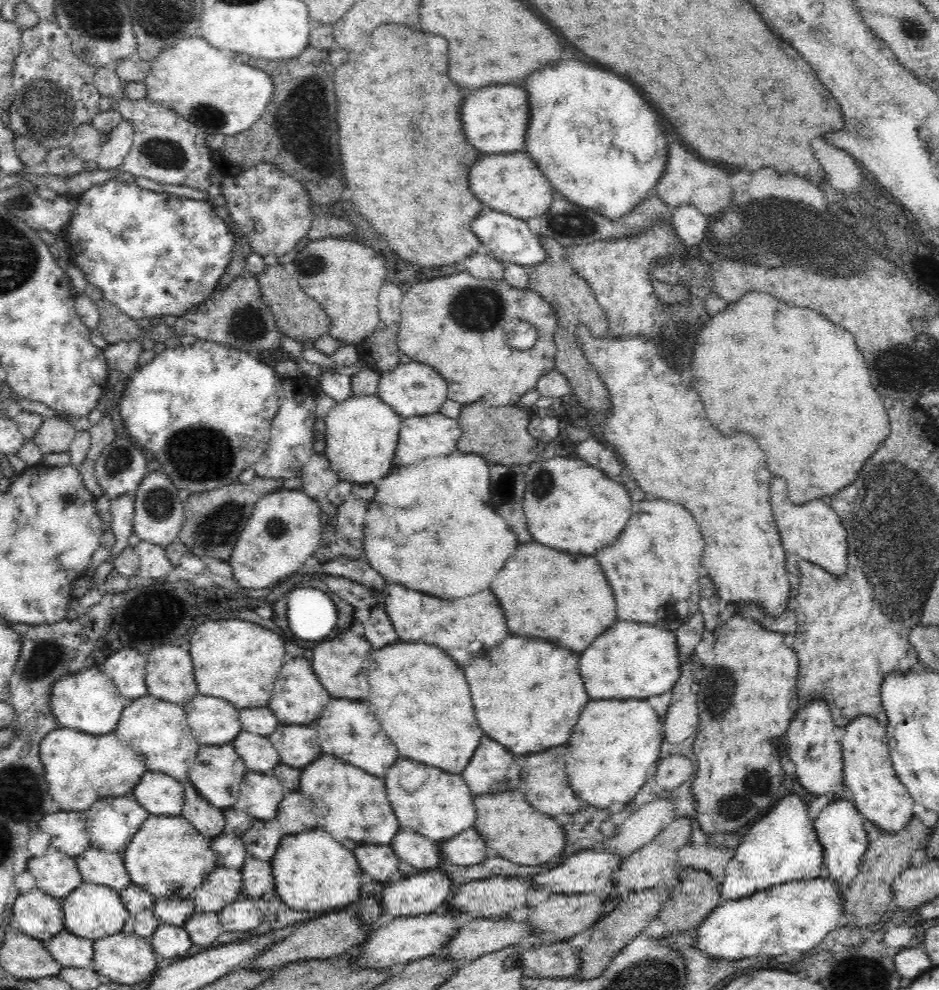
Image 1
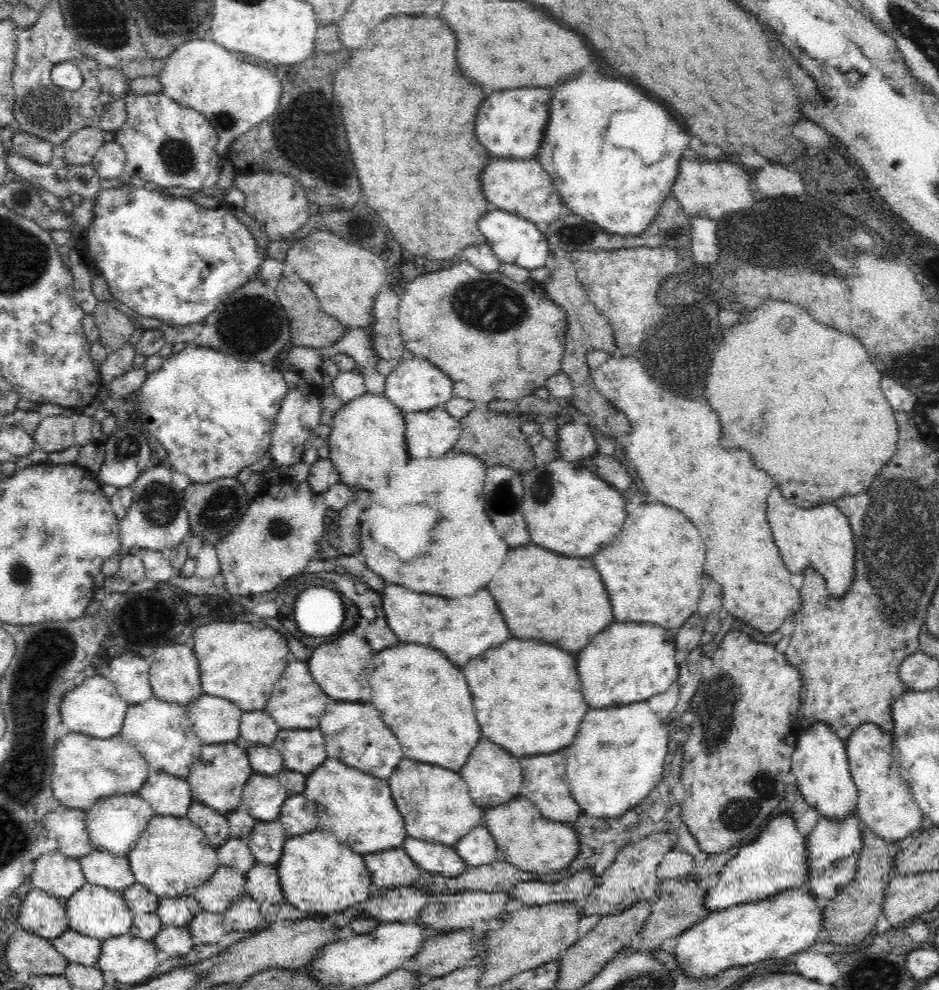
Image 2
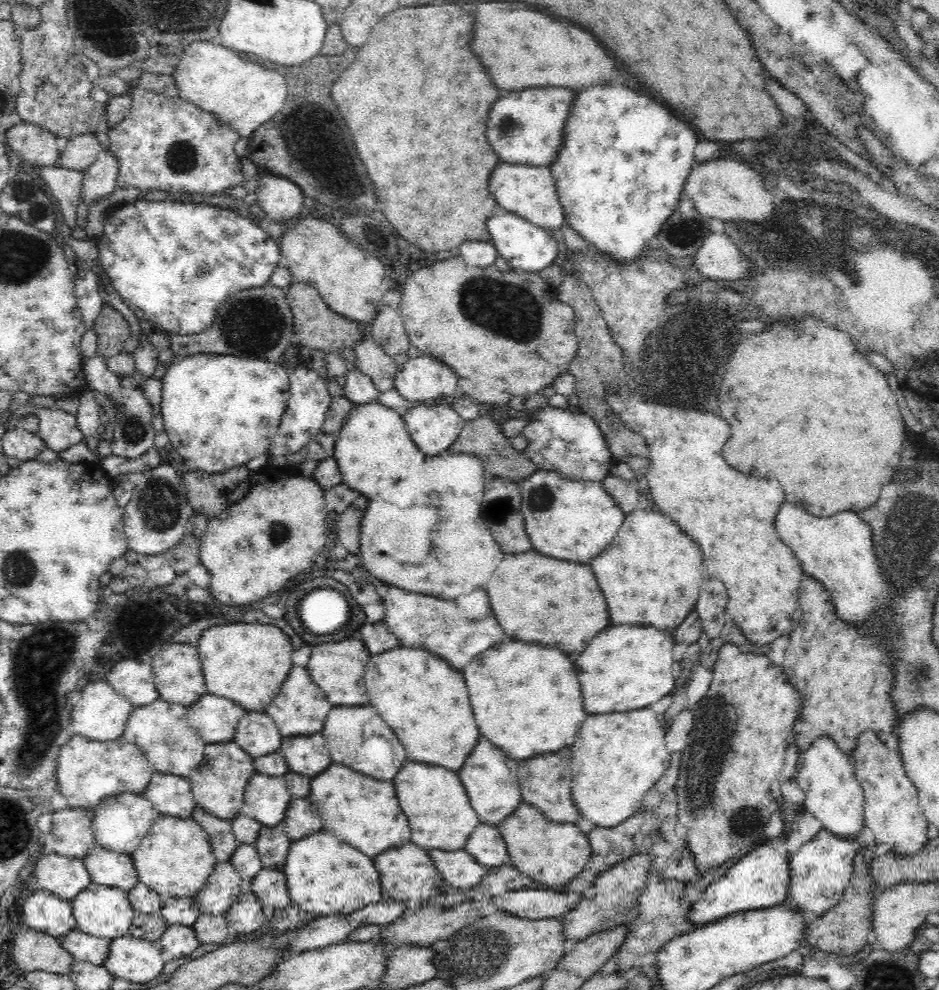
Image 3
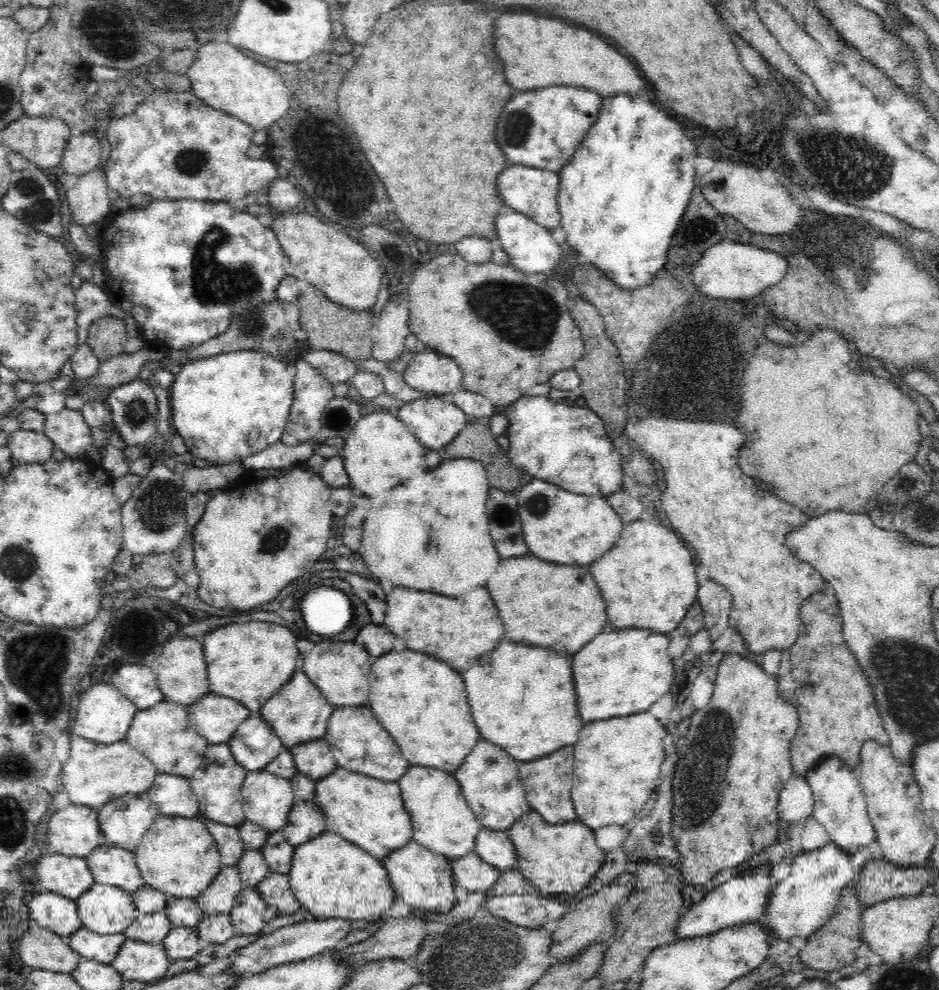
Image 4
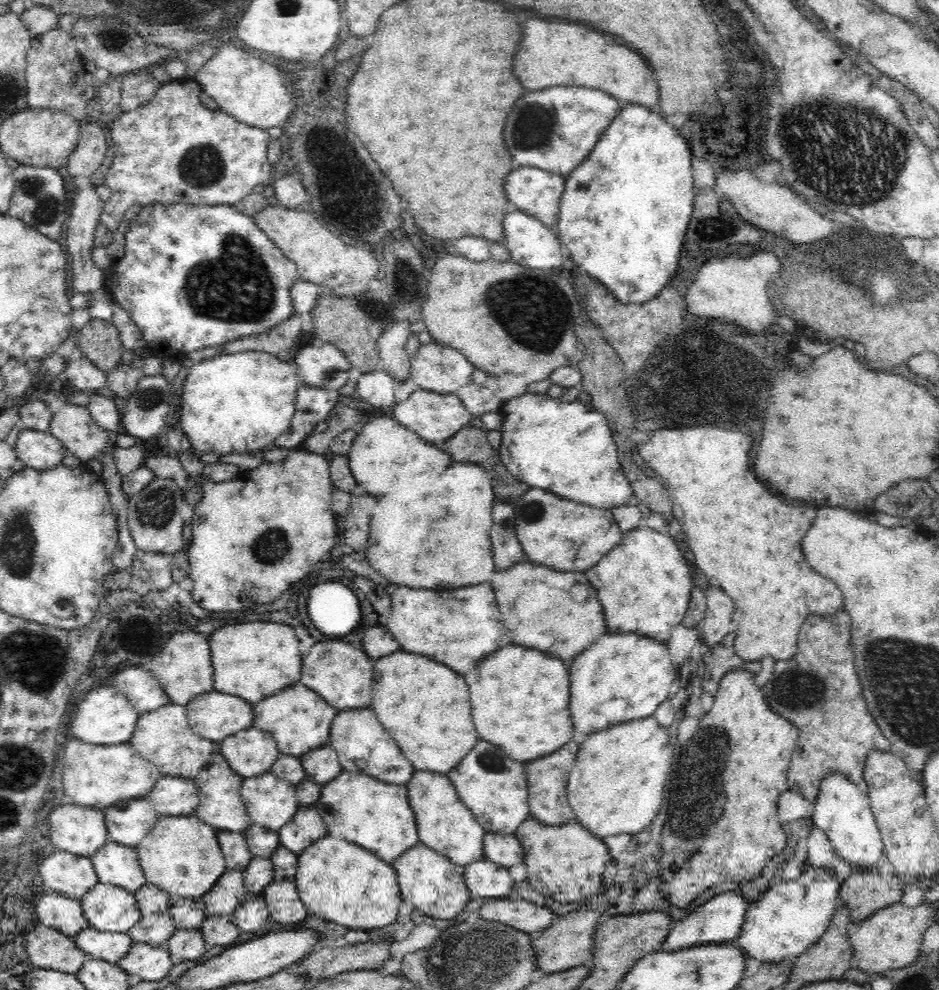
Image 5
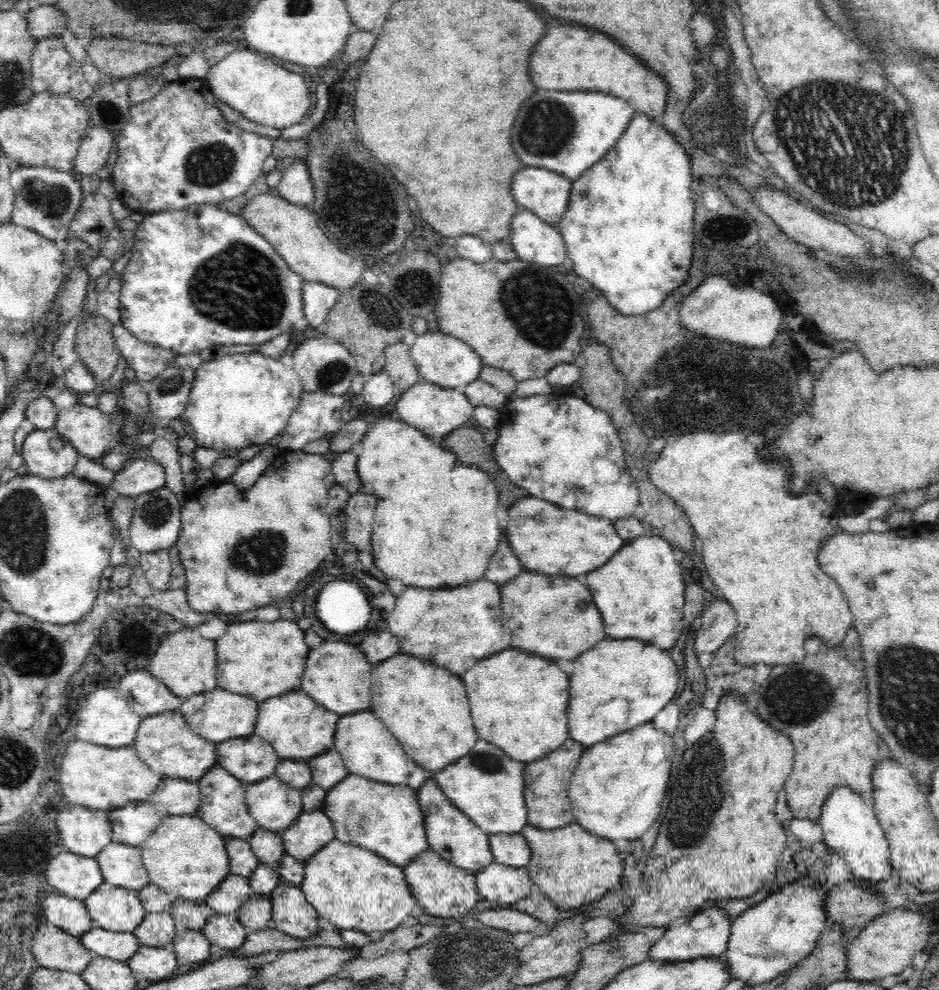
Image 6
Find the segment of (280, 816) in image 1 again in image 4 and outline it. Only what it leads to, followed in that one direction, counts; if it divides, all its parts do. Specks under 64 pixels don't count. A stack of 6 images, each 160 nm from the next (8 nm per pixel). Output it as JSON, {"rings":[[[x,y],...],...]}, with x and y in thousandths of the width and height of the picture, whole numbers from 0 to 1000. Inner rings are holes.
{"rings":[[[313,809],[307,820],[306,831],[300,840],[307,852],[313,855],[324,853],[345,840],[346,824],[332,809]]]}

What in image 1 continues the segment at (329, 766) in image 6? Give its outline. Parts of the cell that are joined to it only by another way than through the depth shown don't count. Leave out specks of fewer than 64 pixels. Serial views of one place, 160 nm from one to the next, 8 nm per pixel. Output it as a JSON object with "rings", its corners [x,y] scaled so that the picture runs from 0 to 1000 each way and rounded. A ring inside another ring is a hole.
{"rings":[[[298,730],[296,735],[285,743],[285,747],[292,752],[292,756],[298,762],[298,771],[305,772],[310,776],[325,776],[339,764],[344,762],[339,754],[339,745],[337,745],[337,737],[322,733],[321,731],[302,732]]]}

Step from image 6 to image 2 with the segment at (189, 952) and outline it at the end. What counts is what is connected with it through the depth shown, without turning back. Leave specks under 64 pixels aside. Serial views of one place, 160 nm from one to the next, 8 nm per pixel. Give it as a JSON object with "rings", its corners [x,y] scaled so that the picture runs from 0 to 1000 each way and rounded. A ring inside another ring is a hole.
{"rings":[[[174,934],[164,947],[164,955],[170,962],[177,962],[180,968],[192,968],[198,966],[206,953],[201,934],[185,935]]]}

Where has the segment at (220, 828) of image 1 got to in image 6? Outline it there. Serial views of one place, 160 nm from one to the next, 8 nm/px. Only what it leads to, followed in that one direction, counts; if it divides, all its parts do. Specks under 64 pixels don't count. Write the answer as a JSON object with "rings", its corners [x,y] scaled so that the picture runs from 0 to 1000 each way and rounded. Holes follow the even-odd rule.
{"rings":[[[245,843],[237,845],[245,868],[244,881],[265,888],[277,873],[263,847],[252,847]]]}

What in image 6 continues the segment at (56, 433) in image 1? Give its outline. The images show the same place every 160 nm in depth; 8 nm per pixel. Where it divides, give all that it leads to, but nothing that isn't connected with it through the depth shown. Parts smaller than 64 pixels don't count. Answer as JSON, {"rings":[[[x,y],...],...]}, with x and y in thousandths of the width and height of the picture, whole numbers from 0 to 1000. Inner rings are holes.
{"rings":[[[83,407],[68,413],[61,417],[59,432],[75,444],[83,459],[102,465],[114,459],[124,443],[119,424],[102,410],[89,410]]]}

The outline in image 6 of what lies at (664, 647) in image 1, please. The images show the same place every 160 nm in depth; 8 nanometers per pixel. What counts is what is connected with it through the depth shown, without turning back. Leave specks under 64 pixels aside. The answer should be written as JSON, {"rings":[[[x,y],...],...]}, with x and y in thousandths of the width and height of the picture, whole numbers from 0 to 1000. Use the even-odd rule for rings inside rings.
{"rings":[[[641,646],[633,655],[618,661],[609,671],[611,677],[607,681],[607,711],[605,711],[607,745],[616,747],[622,754],[630,754],[635,749],[650,745],[652,741],[660,741],[665,737],[669,738],[671,735],[692,729],[699,723],[699,719],[703,719],[715,706],[720,706],[722,697],[720,669],[709,657],[686,651],[684,646]],[[662,707],[667,707],[669,713],[660,711]],[[650,711],[658,711],[656,715],[658,719],[645,719]]]}

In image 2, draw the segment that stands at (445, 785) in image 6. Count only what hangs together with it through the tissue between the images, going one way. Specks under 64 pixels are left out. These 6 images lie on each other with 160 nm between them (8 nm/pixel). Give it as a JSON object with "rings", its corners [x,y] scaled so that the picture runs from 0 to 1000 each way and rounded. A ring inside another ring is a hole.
{"rings":[[[513,745],[489,781],[498,793],[506,813],[515,818],[517,816],[526,816],[526,814],[539,812],[541,808],[545,808],[545,804],[553,804],[556,785],[558,784],[554,774],[552,768],[545,766],[541,760],[537,760],[530,752],[524,752],[520,745]],[[547,778],[552,778],[552,780],[547,782]],[[547,784],[552,784],[552,786],[547,786]]]}

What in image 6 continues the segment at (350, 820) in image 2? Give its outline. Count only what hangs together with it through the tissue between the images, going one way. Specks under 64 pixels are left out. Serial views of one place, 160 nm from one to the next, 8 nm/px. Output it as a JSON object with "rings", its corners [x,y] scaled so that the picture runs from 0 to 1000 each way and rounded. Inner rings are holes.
{"rings":[[[371,784],[348,799],[344,819],[354,829],[358,846],[377,855],[392,857],[415,873],[430,877],[439,866],[457,857],[453,828],[445,800],[432,793],[403,792],[388,788],[388,784]],[[371,826],[384,826],[384,835],[373,838]]]}

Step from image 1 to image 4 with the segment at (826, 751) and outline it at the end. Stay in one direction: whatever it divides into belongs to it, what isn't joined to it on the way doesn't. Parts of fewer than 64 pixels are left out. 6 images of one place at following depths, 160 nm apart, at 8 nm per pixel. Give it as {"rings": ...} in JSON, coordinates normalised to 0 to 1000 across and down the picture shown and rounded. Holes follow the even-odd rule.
{"rings":[[[886,764],[878,766],[860,779],[857,787],[866,801],[867,814],[864,823],[878,834],[888,853],[908,864],[934,846],[913,779],[903,775],[895,766]]]}

